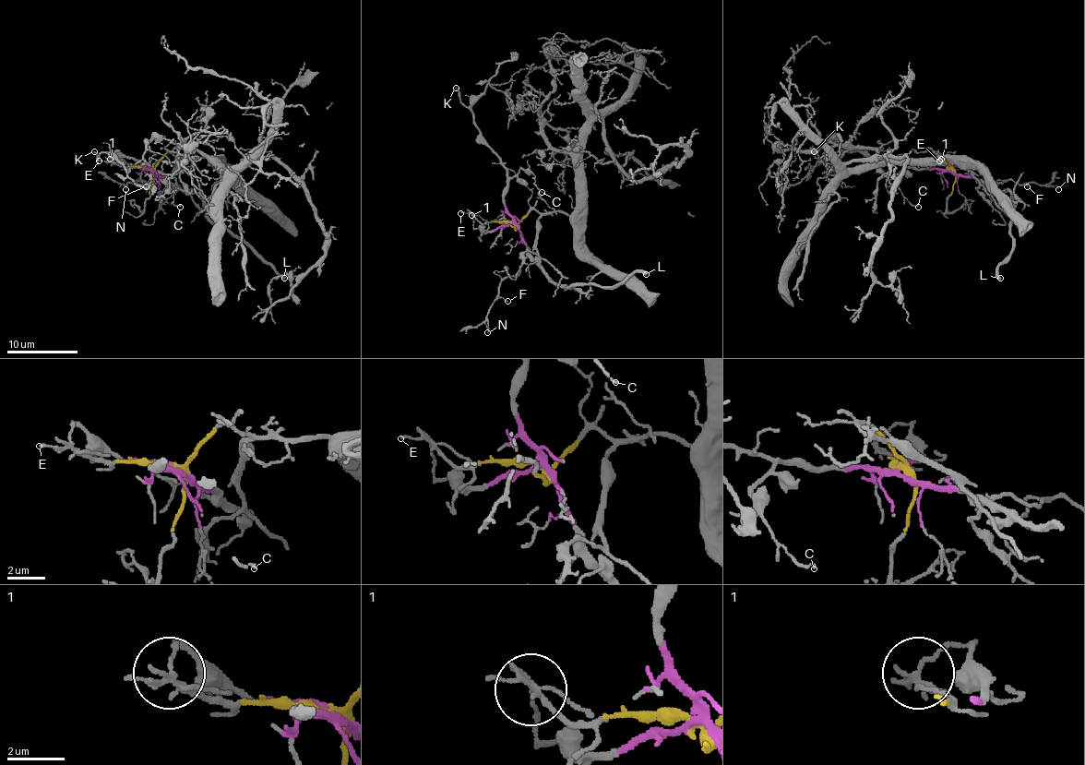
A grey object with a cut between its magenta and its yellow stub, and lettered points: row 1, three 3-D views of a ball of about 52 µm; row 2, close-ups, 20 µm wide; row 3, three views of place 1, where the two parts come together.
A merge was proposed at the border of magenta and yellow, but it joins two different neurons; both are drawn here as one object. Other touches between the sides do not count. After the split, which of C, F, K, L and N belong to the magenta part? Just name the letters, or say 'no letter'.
C, F, K, L, N

